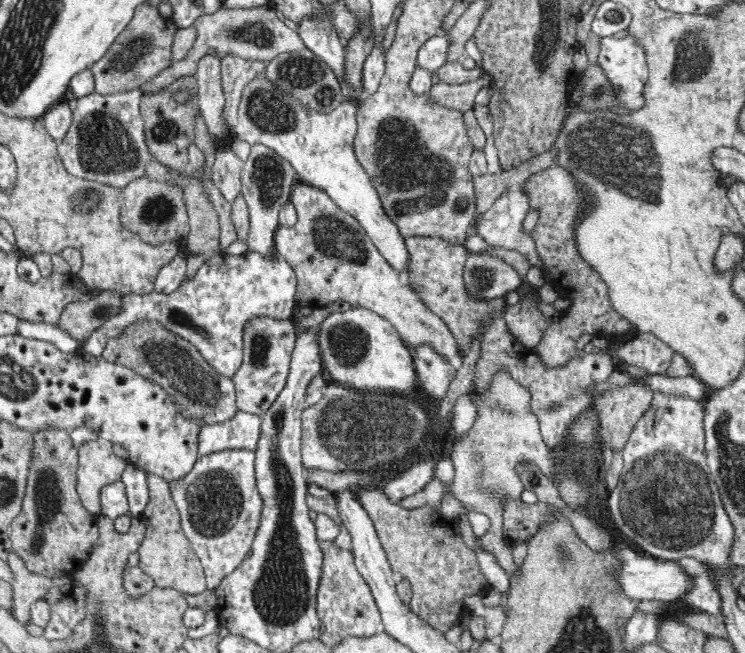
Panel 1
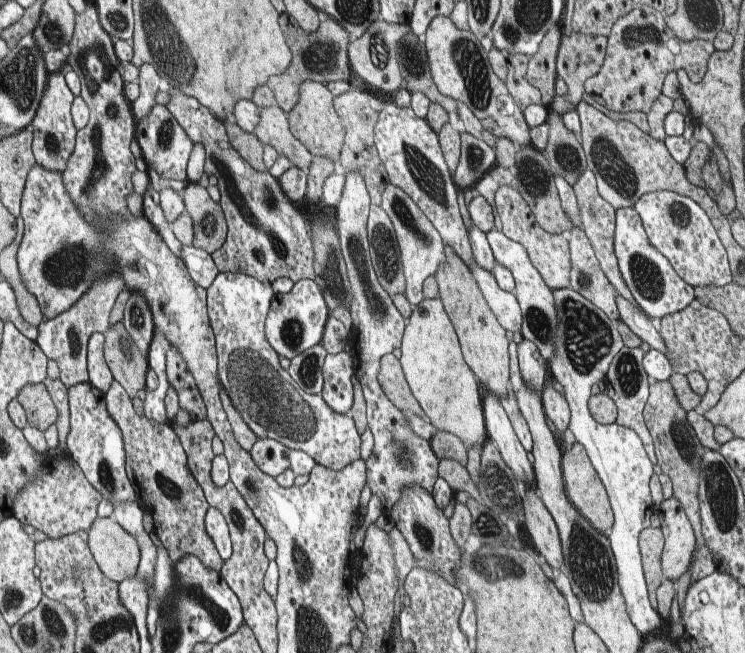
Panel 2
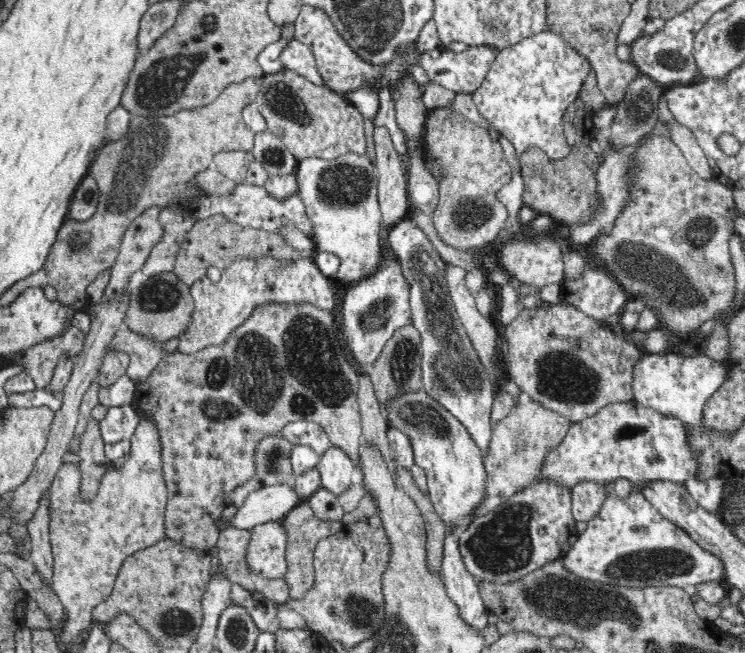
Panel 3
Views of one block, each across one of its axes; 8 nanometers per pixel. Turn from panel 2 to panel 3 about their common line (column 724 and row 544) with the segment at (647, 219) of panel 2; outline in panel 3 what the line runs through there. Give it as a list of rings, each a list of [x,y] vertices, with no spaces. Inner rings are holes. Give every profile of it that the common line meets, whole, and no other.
[[[270,519],[247,529],[251,531],[248,551],[251,569],[268,577],[268,580],[284,576],[287,571],[285,559],[287,529],[282,520]]]

